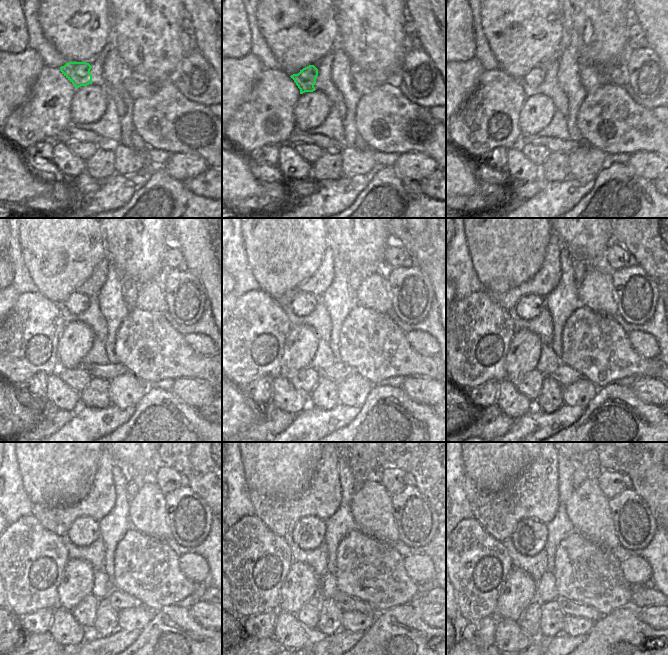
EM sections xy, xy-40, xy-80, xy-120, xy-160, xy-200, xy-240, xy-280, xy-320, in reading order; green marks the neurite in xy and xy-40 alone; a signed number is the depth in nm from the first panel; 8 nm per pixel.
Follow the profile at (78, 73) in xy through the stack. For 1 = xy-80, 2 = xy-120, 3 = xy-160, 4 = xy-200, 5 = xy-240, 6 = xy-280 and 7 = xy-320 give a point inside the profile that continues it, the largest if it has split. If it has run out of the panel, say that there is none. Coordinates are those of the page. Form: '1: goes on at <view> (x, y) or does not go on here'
1: goes on at xy-80 (530, 83)
2: goes on at xy-120 (77, 303)
3: goes on at xy-160 (303, 304)
4: goes on at xy-200 (530, 306)
5: goes on at xy-240 (84, 531)
6: goes on at xy-280 (308, 534)
7: goes on at xy-320 (529, 537)

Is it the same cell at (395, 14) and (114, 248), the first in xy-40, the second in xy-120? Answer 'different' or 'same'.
same

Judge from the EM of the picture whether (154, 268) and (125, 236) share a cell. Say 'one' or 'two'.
one

